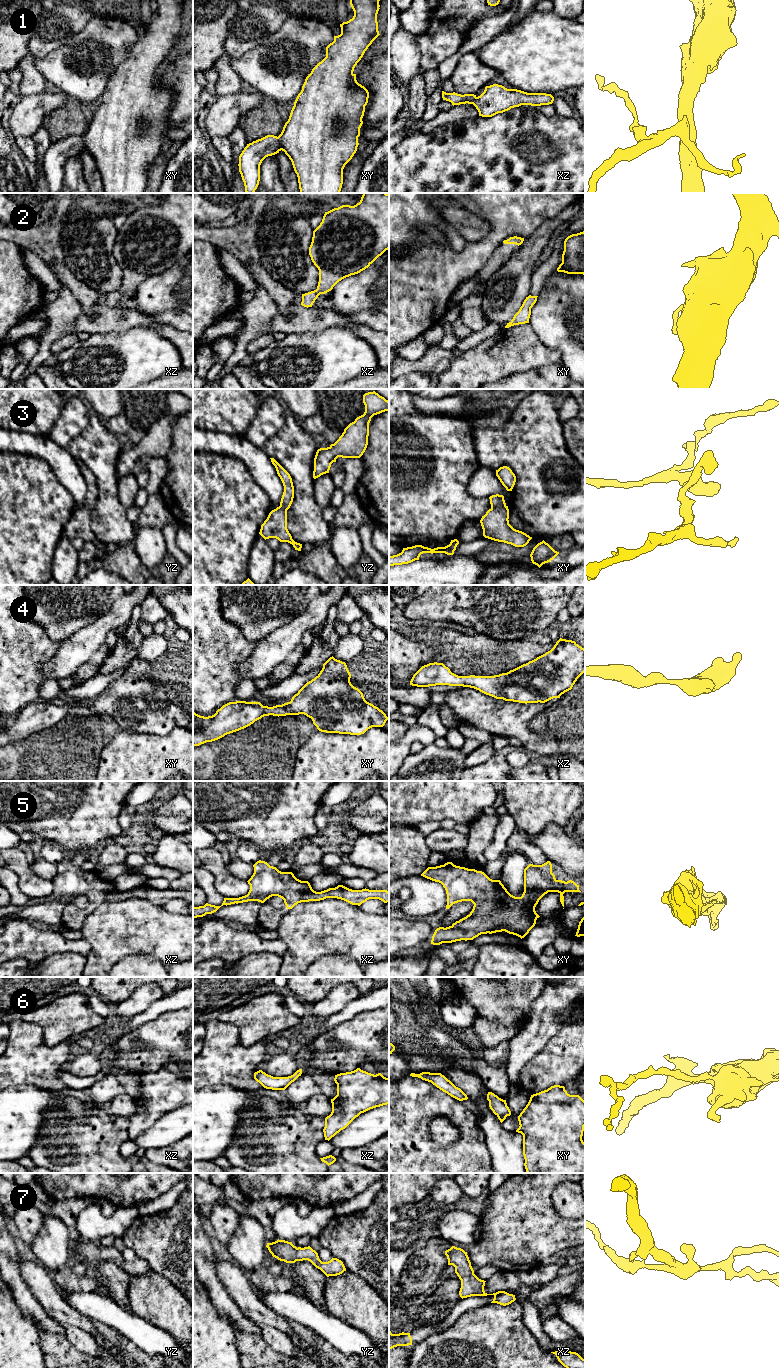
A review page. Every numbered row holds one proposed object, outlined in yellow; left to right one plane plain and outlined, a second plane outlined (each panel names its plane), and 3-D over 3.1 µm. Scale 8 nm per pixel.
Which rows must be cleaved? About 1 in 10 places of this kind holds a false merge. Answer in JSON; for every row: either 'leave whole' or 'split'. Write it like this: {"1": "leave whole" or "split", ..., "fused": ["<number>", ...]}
{"1": "leave whole", "2": "leave whole", "3": "leave whole", "4": "leave whole", "5": "leave whole", "6": "leave whole", "7": "leave whole", "fused": []}

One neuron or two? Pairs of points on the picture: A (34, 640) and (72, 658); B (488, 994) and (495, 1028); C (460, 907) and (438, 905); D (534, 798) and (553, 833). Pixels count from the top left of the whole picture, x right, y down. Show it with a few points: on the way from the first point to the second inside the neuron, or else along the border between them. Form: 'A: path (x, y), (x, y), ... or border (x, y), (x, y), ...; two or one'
A: border (61, 642), (55, 655), (42, 666), (42, 670); two
B: border (478, 1016), (498, 1020), (507, 1025), (517, 1024); two
C: border (445, 908), (441, 914); two
D: border (561, 827), (548, 824), (539, 833), (527, 835); two

